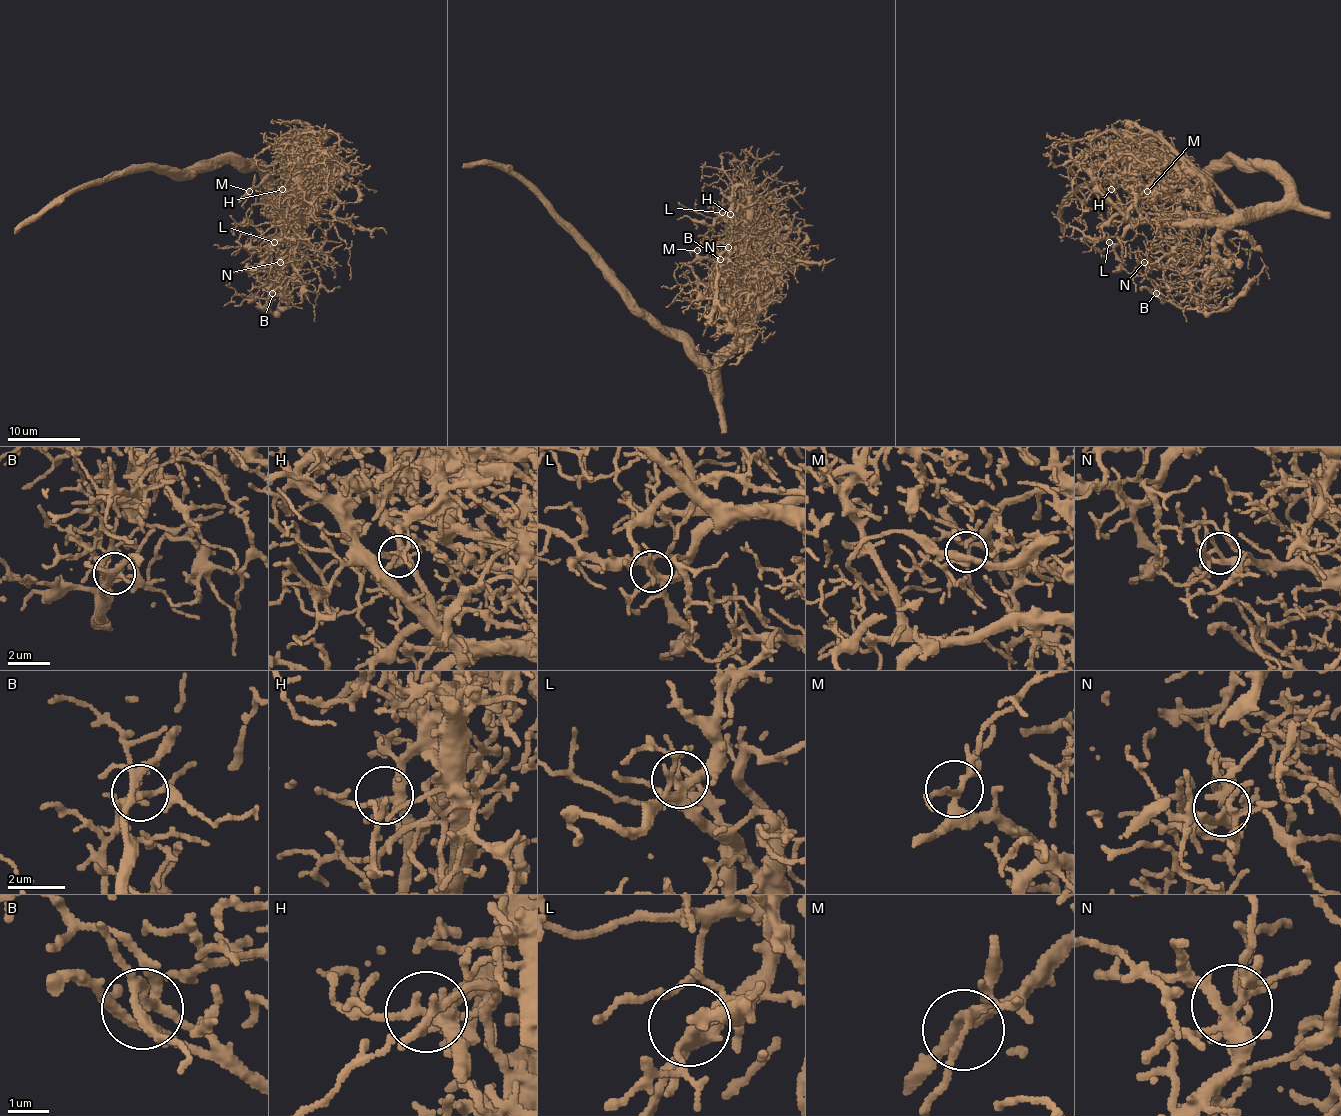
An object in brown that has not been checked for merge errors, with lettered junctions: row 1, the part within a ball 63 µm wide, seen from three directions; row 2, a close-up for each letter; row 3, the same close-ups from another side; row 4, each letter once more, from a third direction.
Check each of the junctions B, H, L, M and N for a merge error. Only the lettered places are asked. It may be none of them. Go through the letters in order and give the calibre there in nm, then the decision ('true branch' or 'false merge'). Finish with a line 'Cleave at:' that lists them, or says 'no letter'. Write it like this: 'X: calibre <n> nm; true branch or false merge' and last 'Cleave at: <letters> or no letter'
B: calibre 170 nm; true branch
H: calibre 240 nm; true branch
L: calibre 260 nm; true branch
M: calibre 180 nm; true branch
N: calibre 240 nm; true branch
Cleave at: no letter

